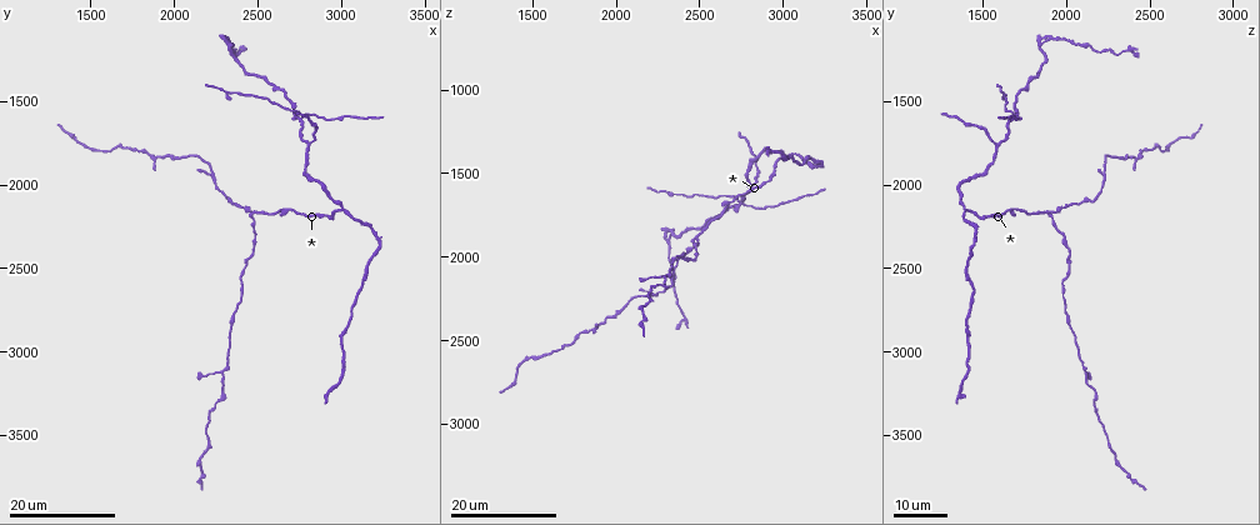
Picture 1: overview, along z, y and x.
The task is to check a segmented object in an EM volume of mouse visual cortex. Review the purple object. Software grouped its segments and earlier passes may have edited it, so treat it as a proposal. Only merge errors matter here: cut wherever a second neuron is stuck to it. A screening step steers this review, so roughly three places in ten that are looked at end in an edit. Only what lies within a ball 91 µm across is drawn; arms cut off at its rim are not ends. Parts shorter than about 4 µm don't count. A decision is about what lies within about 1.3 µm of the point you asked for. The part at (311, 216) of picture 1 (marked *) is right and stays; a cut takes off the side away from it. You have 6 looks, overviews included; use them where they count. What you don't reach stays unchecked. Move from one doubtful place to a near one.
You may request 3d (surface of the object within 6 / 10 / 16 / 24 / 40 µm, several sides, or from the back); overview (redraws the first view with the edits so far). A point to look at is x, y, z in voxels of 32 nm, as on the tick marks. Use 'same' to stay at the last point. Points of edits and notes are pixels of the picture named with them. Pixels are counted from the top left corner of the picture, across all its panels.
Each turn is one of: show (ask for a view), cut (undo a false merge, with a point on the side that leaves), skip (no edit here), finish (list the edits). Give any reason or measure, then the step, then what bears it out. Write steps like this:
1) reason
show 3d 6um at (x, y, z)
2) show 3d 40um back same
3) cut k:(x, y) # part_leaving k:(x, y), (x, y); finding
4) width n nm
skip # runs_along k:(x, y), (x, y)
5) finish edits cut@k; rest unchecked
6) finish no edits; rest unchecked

looks like a crossing
show 3d 16um at (2480, 2160, 1900)

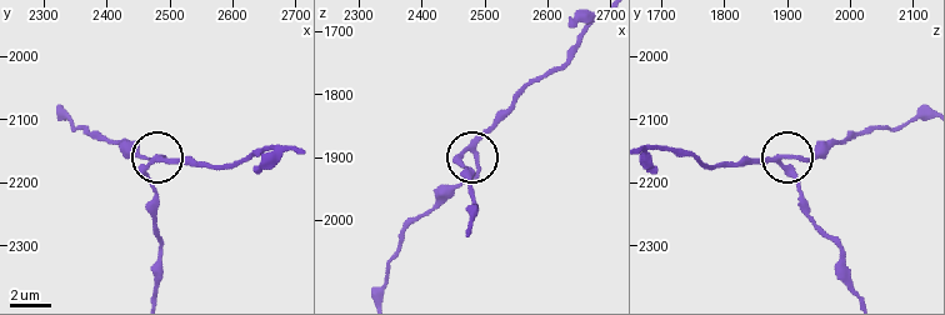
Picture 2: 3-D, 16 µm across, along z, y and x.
zoom in
show 3d 6um at (2480, 2160, 1890)

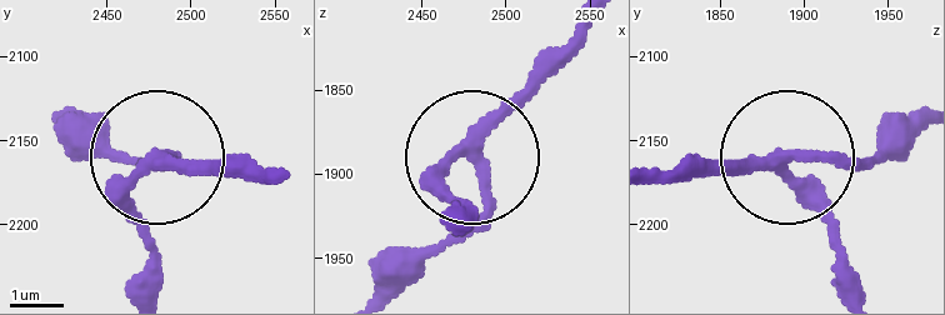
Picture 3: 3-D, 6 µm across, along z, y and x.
side_arm 62 um; arms 4
skip # all the same neuron

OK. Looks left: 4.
thin arm on a thick one
show 3d 16um at (2760, 1600, 1680)

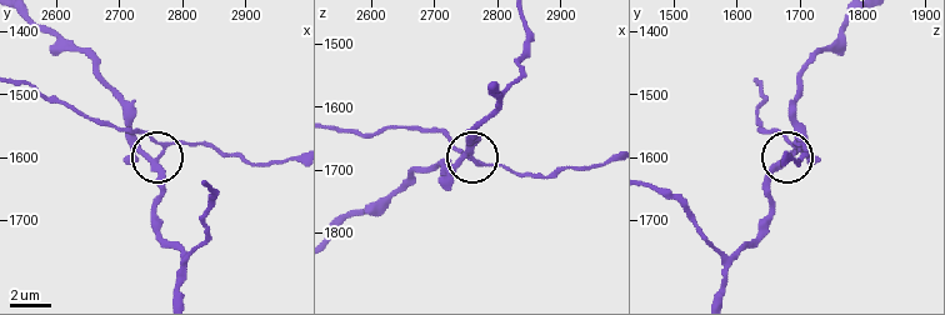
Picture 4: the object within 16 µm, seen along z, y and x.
closer look
show 3d 6um at (2750, 1605, 1675)

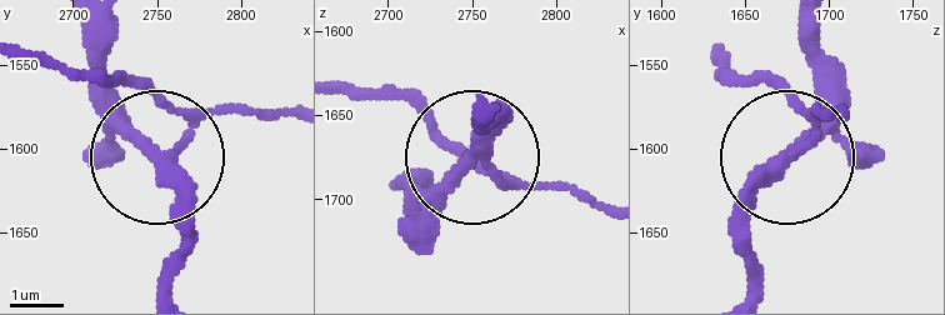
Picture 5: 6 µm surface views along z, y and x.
arms 4
cut 5:(278, 111) # part_leaving 5:(196, 115), (26, 61); a second neuron is stuck on

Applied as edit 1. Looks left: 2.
finish edits cut@5; rest unchecked

